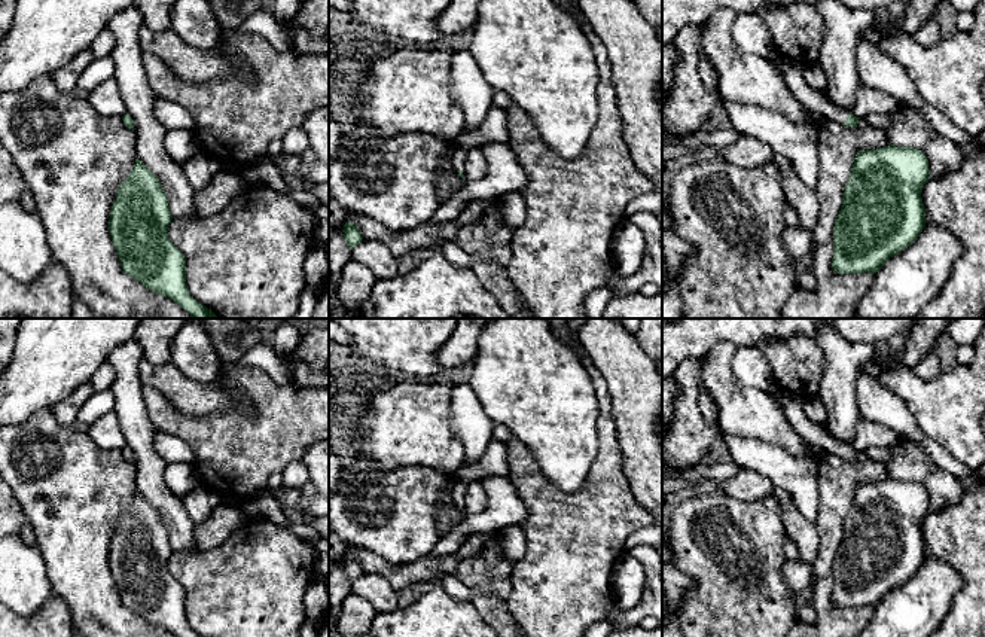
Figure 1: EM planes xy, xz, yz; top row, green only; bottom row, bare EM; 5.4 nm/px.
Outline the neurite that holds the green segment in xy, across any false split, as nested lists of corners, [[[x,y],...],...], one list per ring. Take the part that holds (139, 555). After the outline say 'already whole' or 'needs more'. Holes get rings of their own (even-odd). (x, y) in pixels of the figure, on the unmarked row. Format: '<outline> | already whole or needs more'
[[[137,491],[129,510],[118,522],[109,552],[109,564],[121,600],[146,622],[176,637],[199,637],[186,619],[185,589],[168,570],[171,554],[168,533],[158,510]]] | already whole

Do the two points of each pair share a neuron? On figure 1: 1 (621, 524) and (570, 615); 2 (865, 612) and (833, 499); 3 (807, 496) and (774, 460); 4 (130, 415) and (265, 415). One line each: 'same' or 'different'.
1: same
2: same
3: same
4: different

